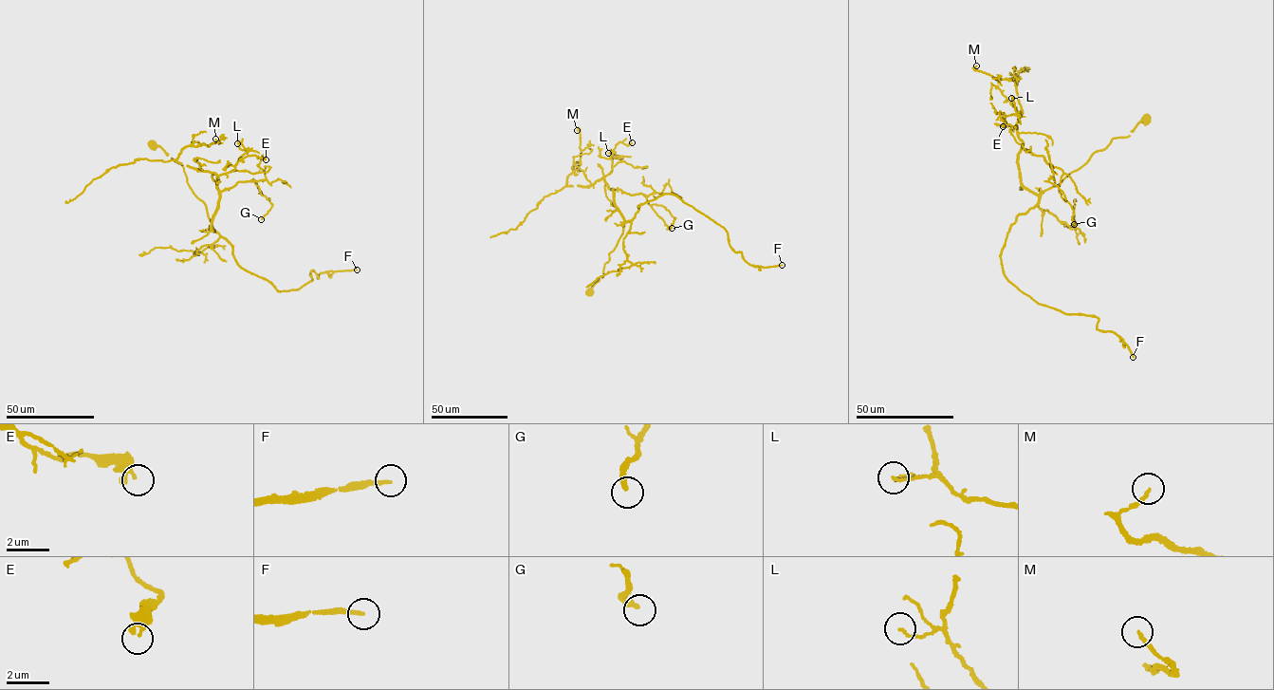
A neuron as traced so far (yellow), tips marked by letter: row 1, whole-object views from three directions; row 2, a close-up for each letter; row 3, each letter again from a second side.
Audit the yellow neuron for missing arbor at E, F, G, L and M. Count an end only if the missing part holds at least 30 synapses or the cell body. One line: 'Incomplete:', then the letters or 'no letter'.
Incomplete: F

